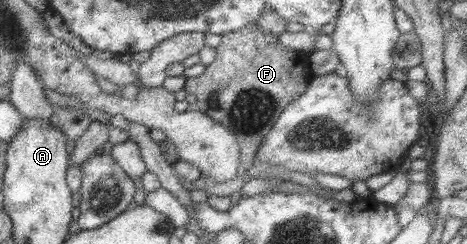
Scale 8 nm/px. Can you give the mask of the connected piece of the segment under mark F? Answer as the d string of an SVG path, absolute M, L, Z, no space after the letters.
M254 22L236 31L220 34L220 43L213 47L215 58L197 77L186 79L183 90L195 95L194 109L219 122L235 136L240 146L240 163L236 177L247 177L248 168L256 158L256 151L264 135L273 128L280 113L302 95L312 76L304 71L308 53L285 48L277 36L265 34Z

